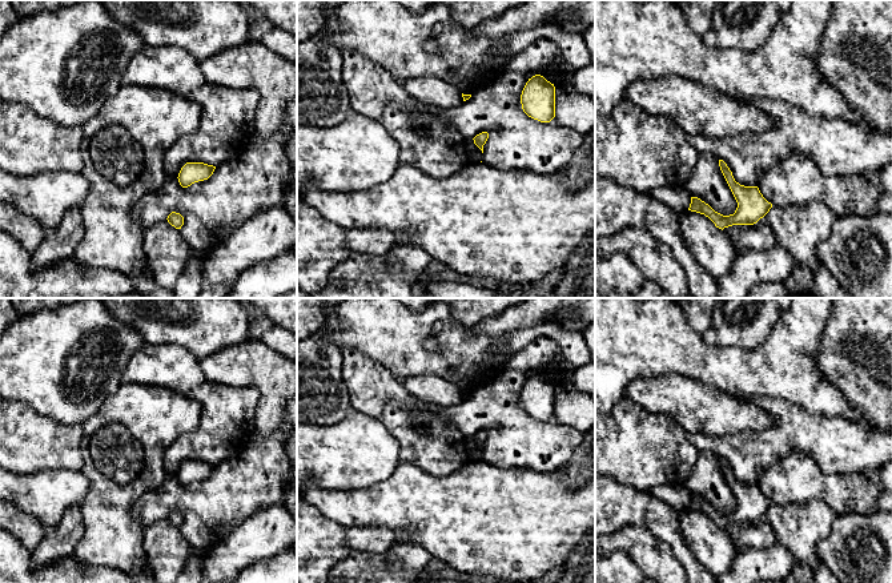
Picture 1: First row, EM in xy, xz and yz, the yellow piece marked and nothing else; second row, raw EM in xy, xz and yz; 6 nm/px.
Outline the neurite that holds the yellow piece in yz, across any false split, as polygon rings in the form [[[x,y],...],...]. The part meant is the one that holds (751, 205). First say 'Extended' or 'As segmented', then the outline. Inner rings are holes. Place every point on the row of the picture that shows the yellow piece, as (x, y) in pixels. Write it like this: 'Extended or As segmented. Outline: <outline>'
As segmented. Outline: [[[719,160],[719,166],[738,202],[735,213],[723,216],[698,197],[691,197],[688,210],[704,214],[722,230],[732,225],[756,224],[770,212],[772,204],[763,197],[758,186],[744,186],[736,182],[732,172],[723,160]]]

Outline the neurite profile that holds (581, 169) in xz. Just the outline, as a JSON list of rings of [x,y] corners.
[[[595,128],[583,136],[568,165],[563,169],[567,188],[578,190],[595,177]]]

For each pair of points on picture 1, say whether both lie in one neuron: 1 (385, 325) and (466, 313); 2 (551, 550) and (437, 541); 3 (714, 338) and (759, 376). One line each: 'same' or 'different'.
1: different
2: same
3: different

